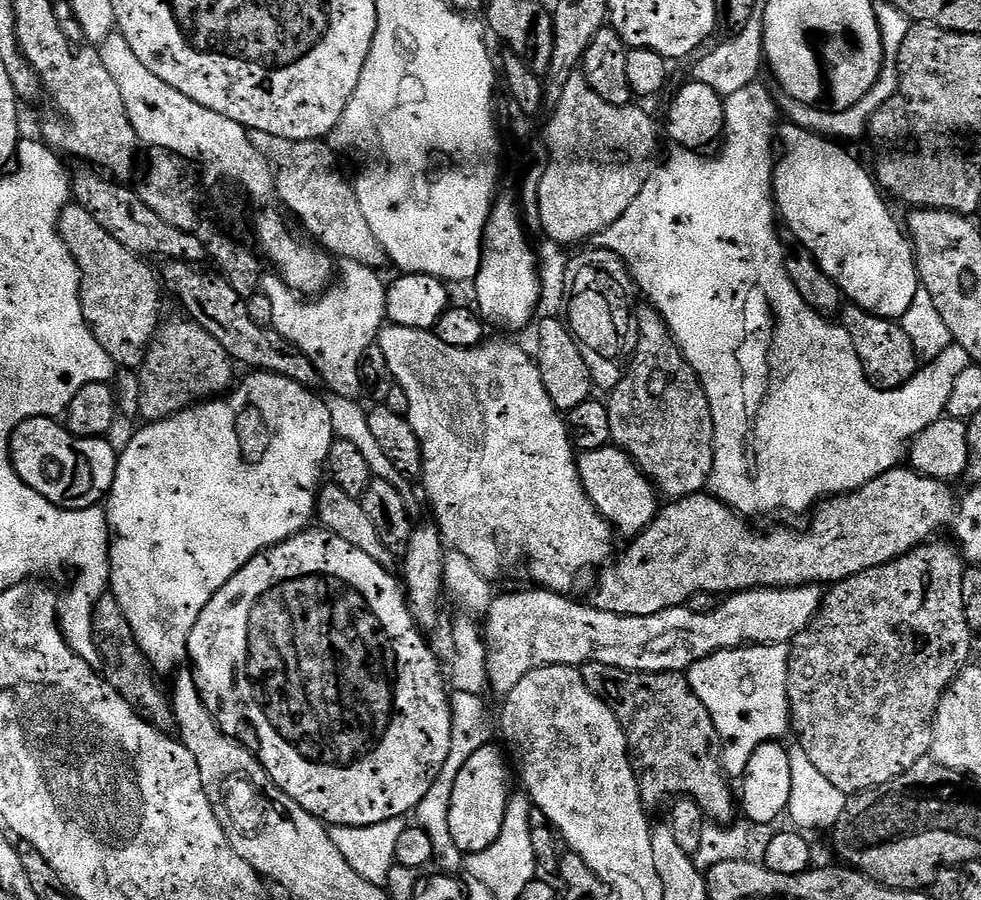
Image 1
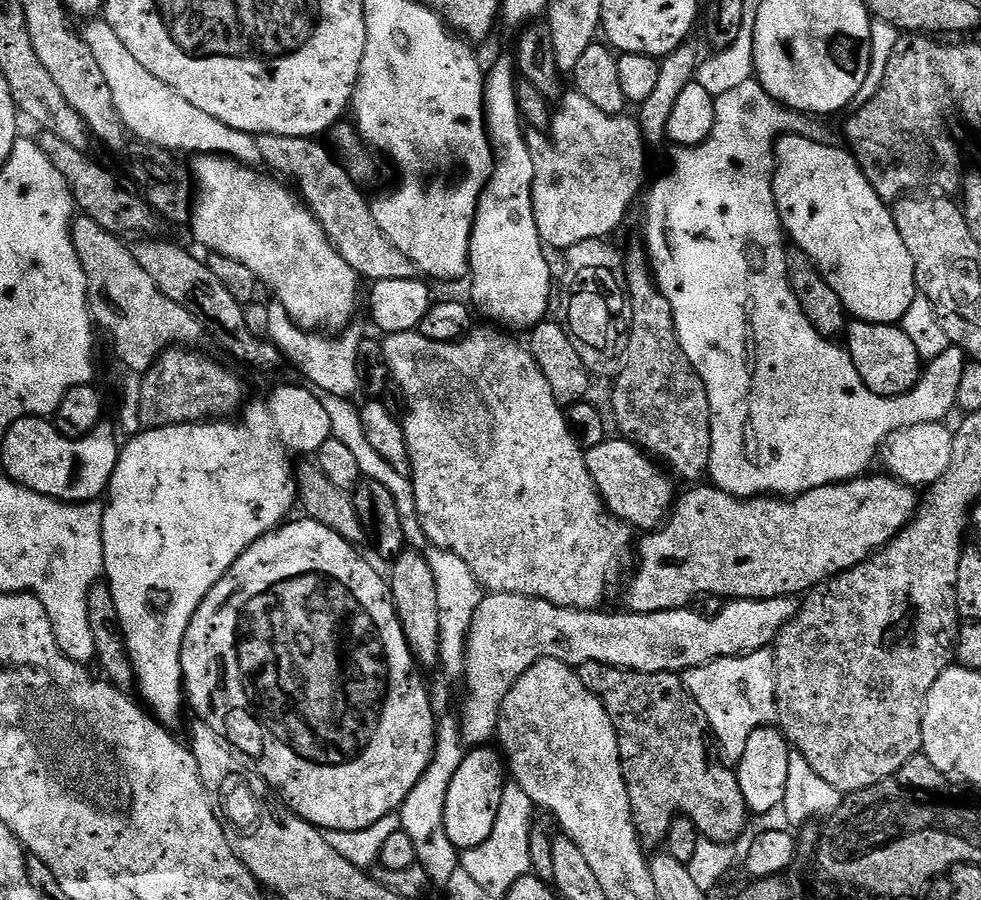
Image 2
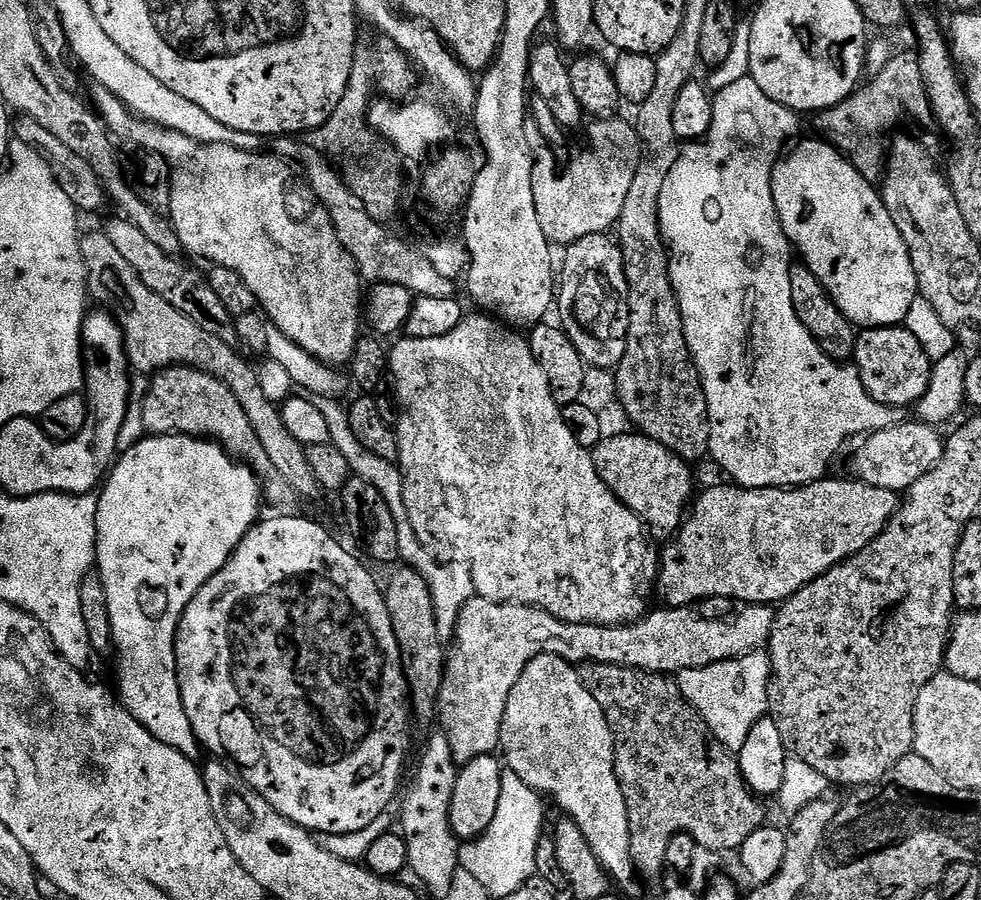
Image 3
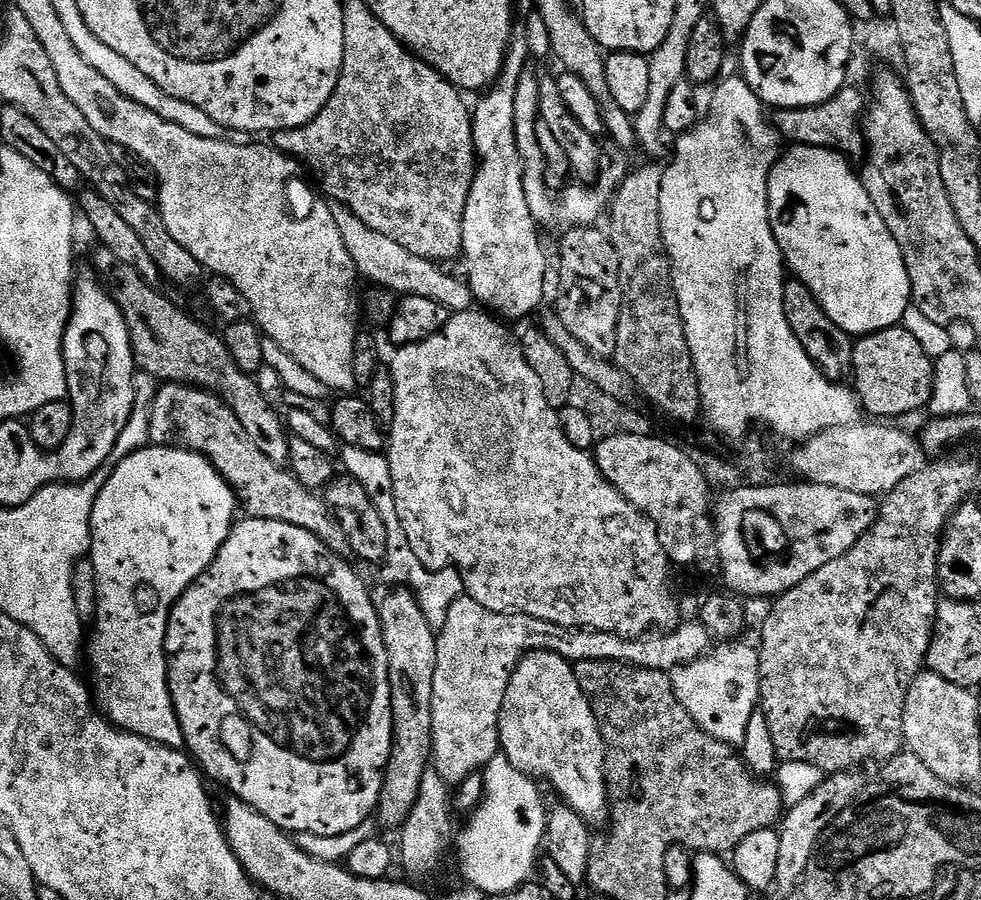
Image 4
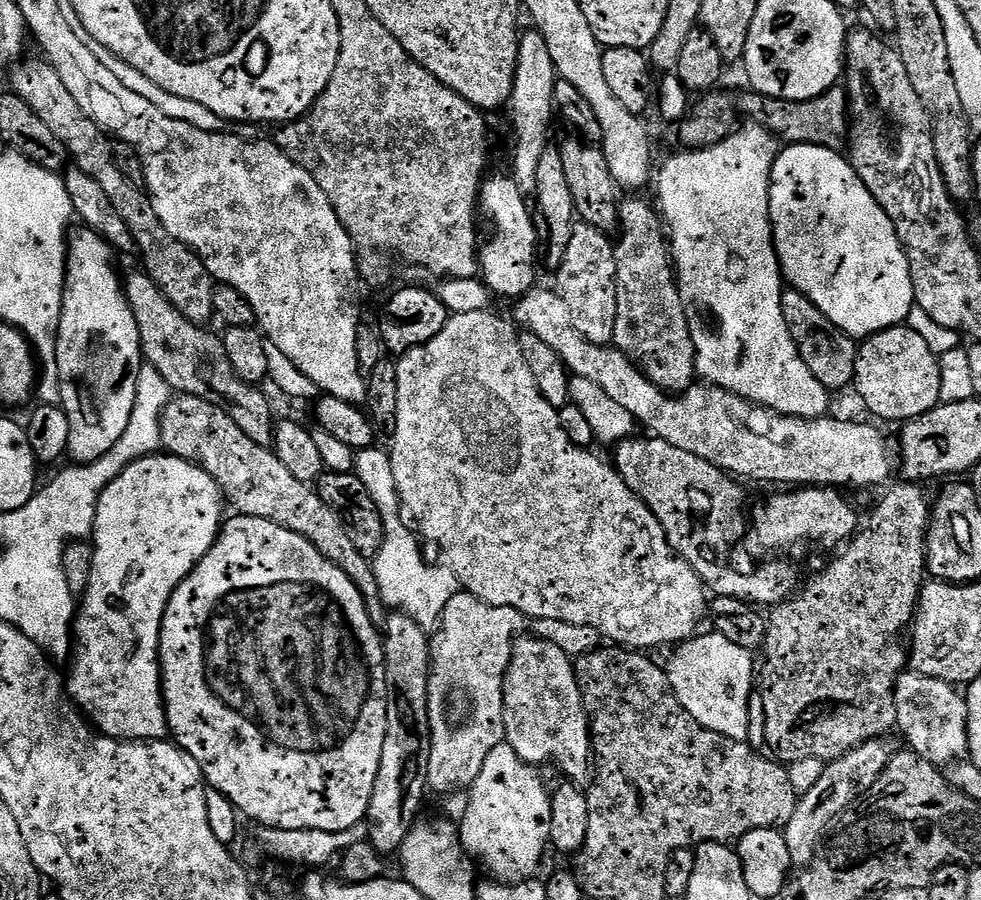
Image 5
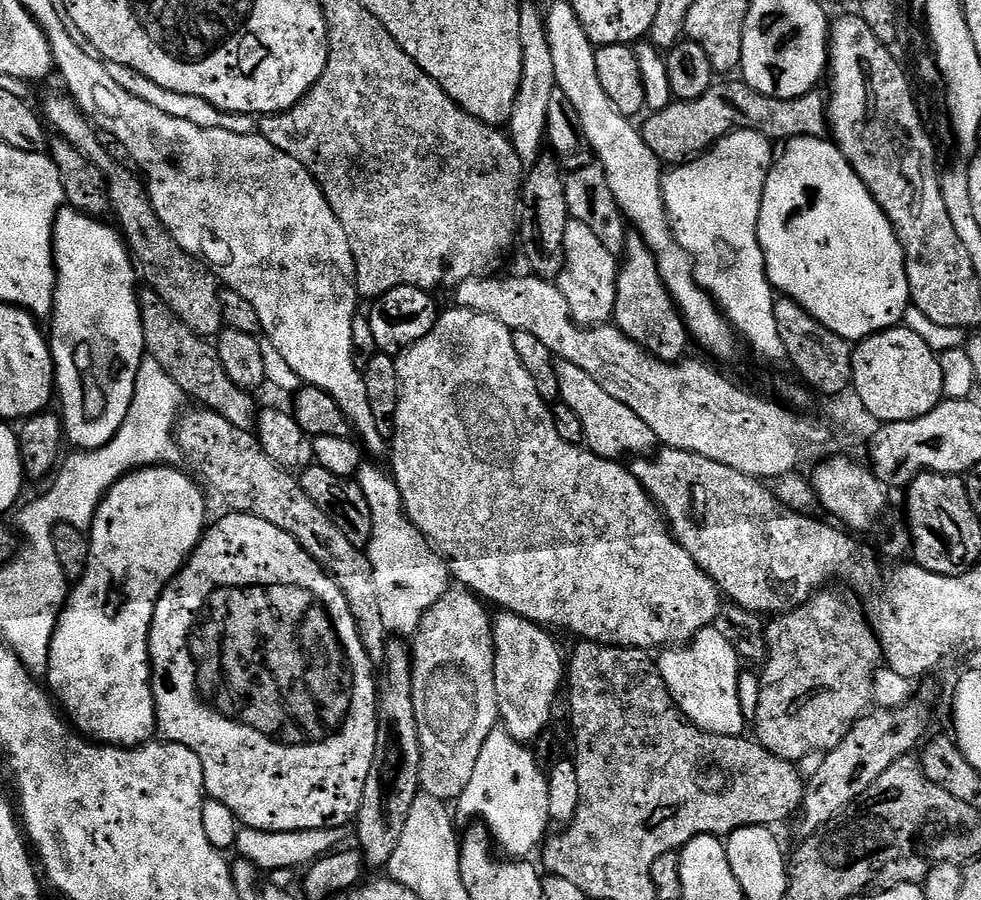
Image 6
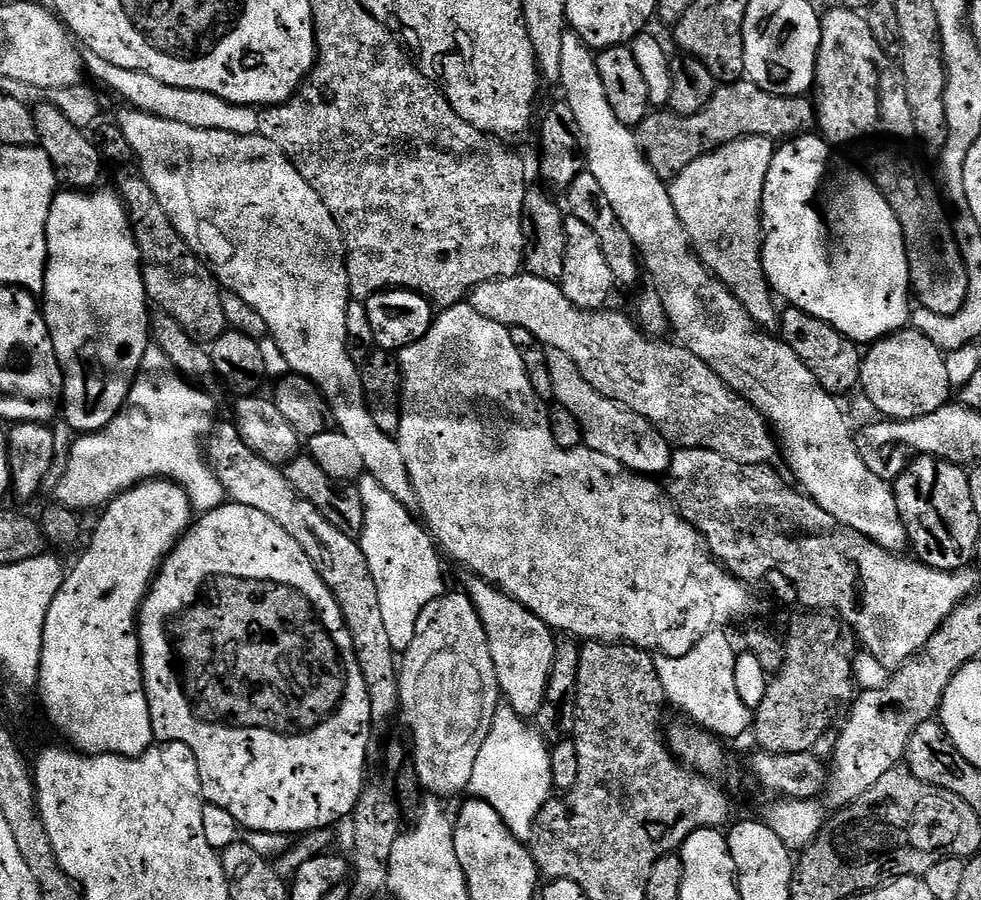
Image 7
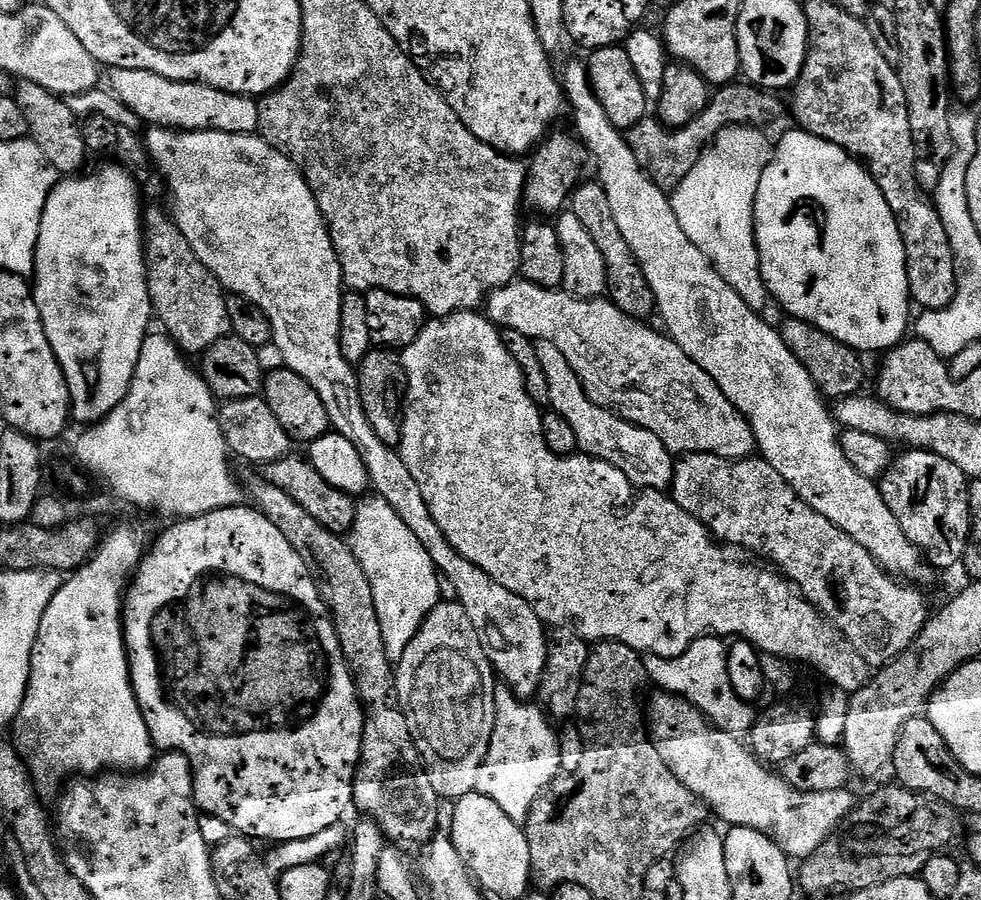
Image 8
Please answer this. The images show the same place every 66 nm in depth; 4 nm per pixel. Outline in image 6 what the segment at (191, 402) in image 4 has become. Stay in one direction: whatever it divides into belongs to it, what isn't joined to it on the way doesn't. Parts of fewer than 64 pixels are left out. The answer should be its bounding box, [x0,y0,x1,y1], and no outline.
[174,406,390,665]

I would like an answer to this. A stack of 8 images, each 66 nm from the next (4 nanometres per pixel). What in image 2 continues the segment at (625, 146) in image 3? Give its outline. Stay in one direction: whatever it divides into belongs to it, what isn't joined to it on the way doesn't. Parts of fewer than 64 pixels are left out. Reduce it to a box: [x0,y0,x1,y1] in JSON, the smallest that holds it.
[532,90,648,249]

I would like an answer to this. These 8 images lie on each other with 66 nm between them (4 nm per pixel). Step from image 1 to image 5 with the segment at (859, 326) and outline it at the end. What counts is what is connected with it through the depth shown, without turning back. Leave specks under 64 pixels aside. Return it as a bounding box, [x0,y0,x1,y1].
[855,326,941,421]

